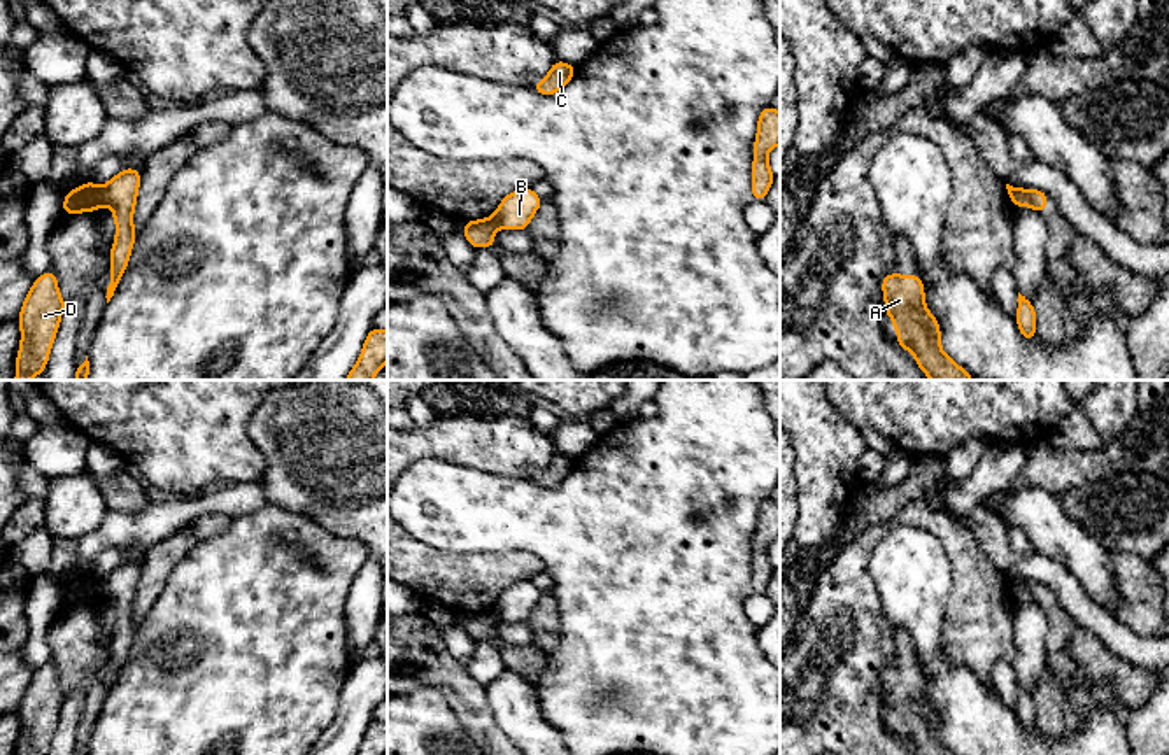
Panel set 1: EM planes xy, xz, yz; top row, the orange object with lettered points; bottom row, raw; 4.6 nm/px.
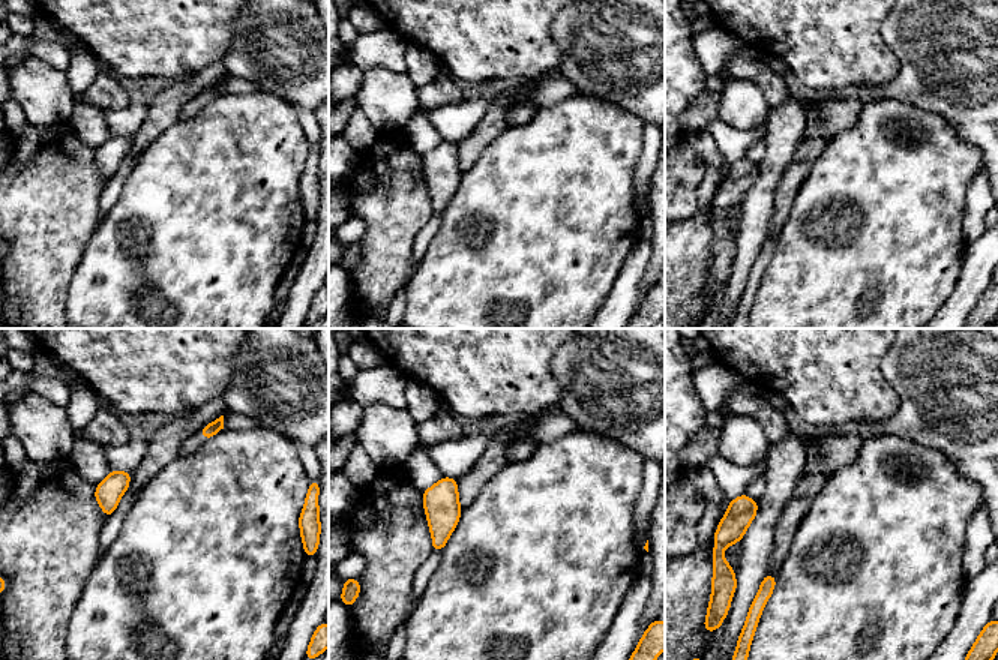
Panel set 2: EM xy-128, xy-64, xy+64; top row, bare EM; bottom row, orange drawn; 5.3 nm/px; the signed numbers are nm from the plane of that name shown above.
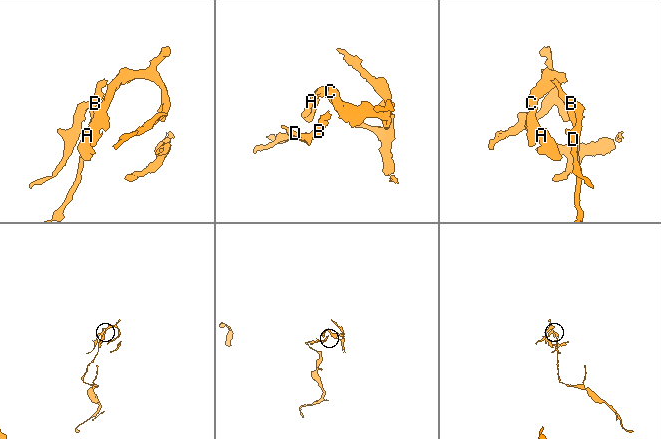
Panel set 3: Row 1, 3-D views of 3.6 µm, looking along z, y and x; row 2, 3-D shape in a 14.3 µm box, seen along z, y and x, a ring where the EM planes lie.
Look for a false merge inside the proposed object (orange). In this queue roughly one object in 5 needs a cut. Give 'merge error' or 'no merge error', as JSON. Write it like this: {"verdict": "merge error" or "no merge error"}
{"verdict": "merge error"}

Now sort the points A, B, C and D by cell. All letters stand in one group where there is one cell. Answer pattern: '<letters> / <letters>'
A C D / B

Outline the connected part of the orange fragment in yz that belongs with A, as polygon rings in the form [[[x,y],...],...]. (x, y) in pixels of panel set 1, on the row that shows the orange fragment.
[[[885,275],[882,289],[885,314],[892,319],[899,336],[897,347],[910,350],[918,368],[931,380],[973,380],[964,368],[943,352],[941,329],[925,307],[920,275]]]

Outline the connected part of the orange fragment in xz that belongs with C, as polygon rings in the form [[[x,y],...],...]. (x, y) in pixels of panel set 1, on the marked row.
[[[554,61],[550,72],[535,84],[535,91],[540,95],[556,95],[575,75],[575,67],[564,61]]]

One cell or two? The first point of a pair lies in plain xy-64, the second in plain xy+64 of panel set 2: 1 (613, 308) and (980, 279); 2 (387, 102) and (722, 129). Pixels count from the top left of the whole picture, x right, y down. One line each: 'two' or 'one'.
1: one
2: two

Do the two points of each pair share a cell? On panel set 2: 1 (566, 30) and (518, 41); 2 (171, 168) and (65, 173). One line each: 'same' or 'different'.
1: different
2: different

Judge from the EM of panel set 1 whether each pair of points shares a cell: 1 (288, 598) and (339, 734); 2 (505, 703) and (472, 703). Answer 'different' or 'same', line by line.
1: different
2: different

